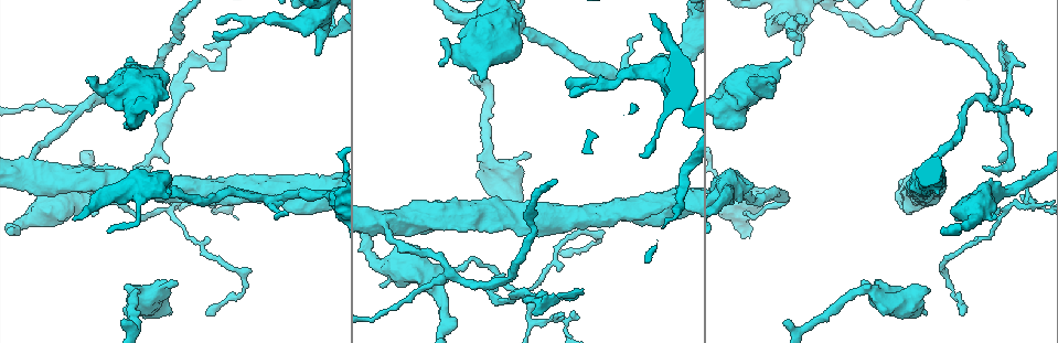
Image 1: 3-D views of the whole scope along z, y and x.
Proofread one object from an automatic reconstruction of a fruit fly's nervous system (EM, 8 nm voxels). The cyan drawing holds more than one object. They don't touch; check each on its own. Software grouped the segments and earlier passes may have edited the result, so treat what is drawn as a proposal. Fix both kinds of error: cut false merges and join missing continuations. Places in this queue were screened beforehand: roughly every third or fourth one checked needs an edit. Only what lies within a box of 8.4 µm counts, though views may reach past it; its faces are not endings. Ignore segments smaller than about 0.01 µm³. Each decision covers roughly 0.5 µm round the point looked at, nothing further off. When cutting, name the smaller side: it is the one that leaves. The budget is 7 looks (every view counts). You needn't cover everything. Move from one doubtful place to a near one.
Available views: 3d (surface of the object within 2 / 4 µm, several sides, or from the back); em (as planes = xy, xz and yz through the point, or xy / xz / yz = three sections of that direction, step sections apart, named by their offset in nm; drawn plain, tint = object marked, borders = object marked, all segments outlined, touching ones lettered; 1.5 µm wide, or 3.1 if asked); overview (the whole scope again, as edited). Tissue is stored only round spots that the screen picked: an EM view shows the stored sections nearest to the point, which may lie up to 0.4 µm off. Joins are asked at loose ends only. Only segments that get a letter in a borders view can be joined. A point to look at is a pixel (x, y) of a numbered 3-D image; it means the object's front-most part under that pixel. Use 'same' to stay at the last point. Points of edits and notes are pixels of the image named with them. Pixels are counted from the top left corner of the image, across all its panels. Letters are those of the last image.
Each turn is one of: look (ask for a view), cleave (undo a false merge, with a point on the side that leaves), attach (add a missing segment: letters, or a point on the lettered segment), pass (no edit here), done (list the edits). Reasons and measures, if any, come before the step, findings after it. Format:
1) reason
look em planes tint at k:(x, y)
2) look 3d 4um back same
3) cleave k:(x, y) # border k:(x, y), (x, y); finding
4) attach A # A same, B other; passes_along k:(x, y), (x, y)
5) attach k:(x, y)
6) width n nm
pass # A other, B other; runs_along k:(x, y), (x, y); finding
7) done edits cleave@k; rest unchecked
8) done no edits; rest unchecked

an open end
look 3d 2um at 1:(480, 79)

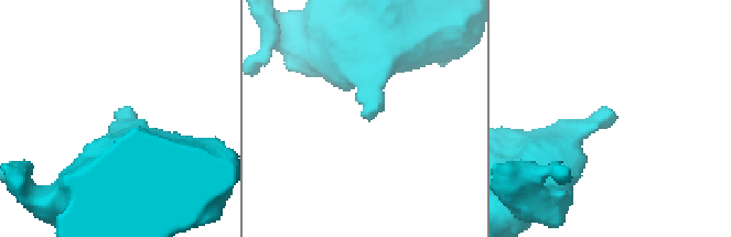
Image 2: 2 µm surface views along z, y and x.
look em planes borders at 2:(365, 115)

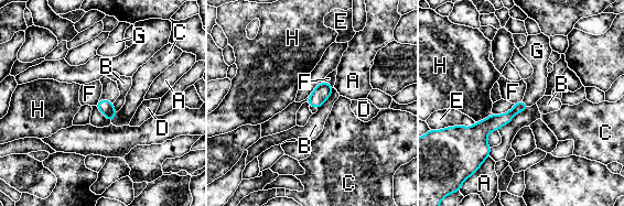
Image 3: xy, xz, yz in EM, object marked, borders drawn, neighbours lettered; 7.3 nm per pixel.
attach G # A other, B other, C other, D other, E other, F other, G same, H other; passes_along 3:(106, 107), (106, 99), (110, 91); it goes on there

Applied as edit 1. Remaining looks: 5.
tapers out
look em planes borders at 1:(286, 213)

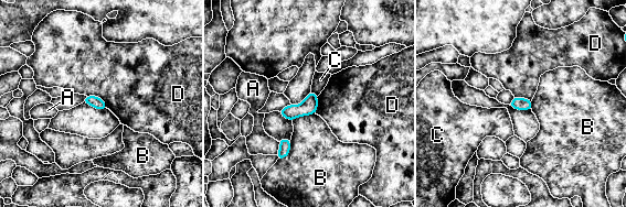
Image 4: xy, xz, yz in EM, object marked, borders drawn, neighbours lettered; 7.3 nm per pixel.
pass # A other, B other, C other, D other; border 4:(86, 95), (98, 96), (107, 108); no lettered segment goes on from it

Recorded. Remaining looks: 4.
thin end
look em yz step 4 borders at 1:(962, 315)

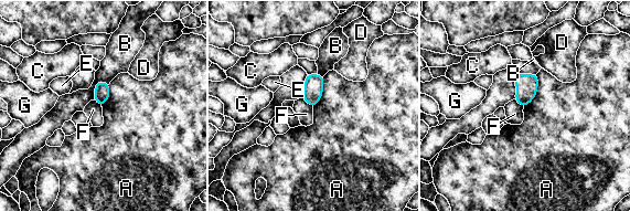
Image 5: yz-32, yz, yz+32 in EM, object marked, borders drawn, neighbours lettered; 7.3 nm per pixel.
width 110 nm
pass # A other, B other, C other, D other, E other, F other, G other; border 5:(301, 97), (312, 107); none of them fits

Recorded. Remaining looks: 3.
done edits attach@3; rest unchecked

